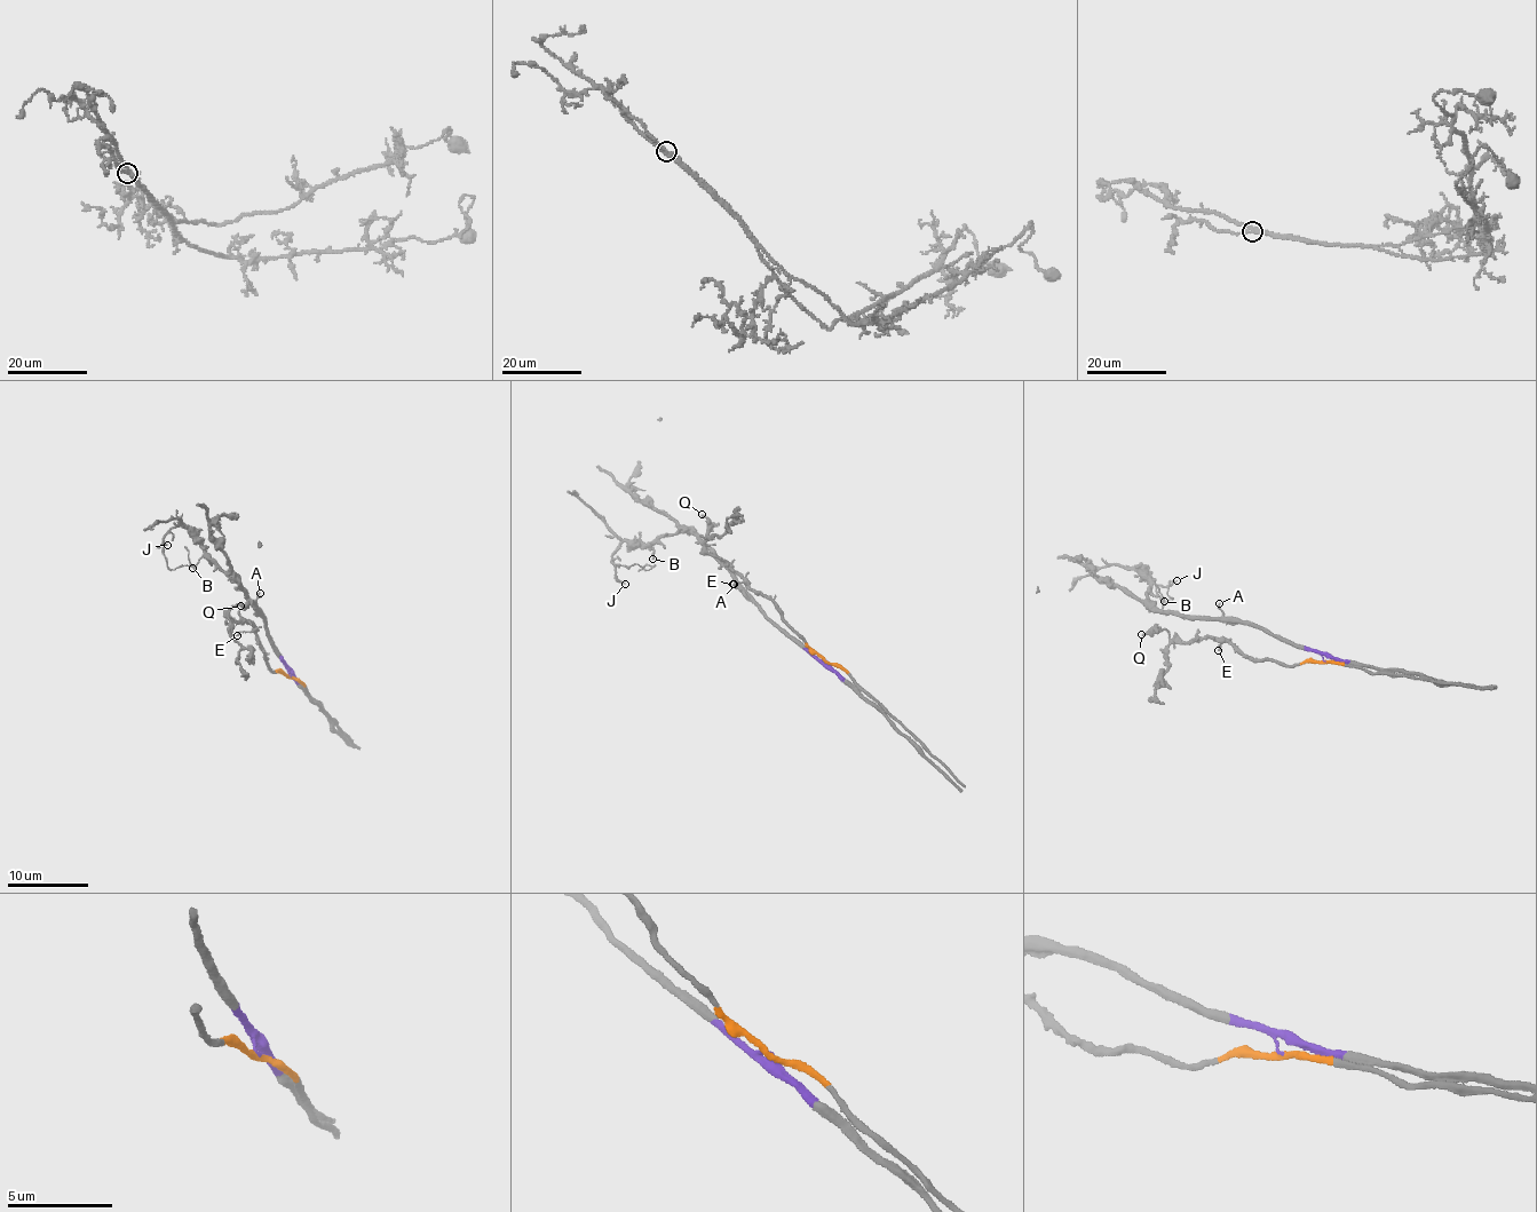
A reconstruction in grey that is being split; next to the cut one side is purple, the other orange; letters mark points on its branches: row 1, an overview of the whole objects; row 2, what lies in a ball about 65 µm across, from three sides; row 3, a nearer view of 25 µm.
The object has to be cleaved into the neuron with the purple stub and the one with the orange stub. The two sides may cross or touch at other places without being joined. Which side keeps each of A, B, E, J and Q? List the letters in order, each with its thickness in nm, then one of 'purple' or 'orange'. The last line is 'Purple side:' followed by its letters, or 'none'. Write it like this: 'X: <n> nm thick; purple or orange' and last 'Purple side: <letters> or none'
A: 160 nm thick; purple
B: 100 nm thick; purple
E: 150 nm thick; orange
J: 130 nm thick; purple
Q: 160 nm thick; orange
Purple side: A, B, J

